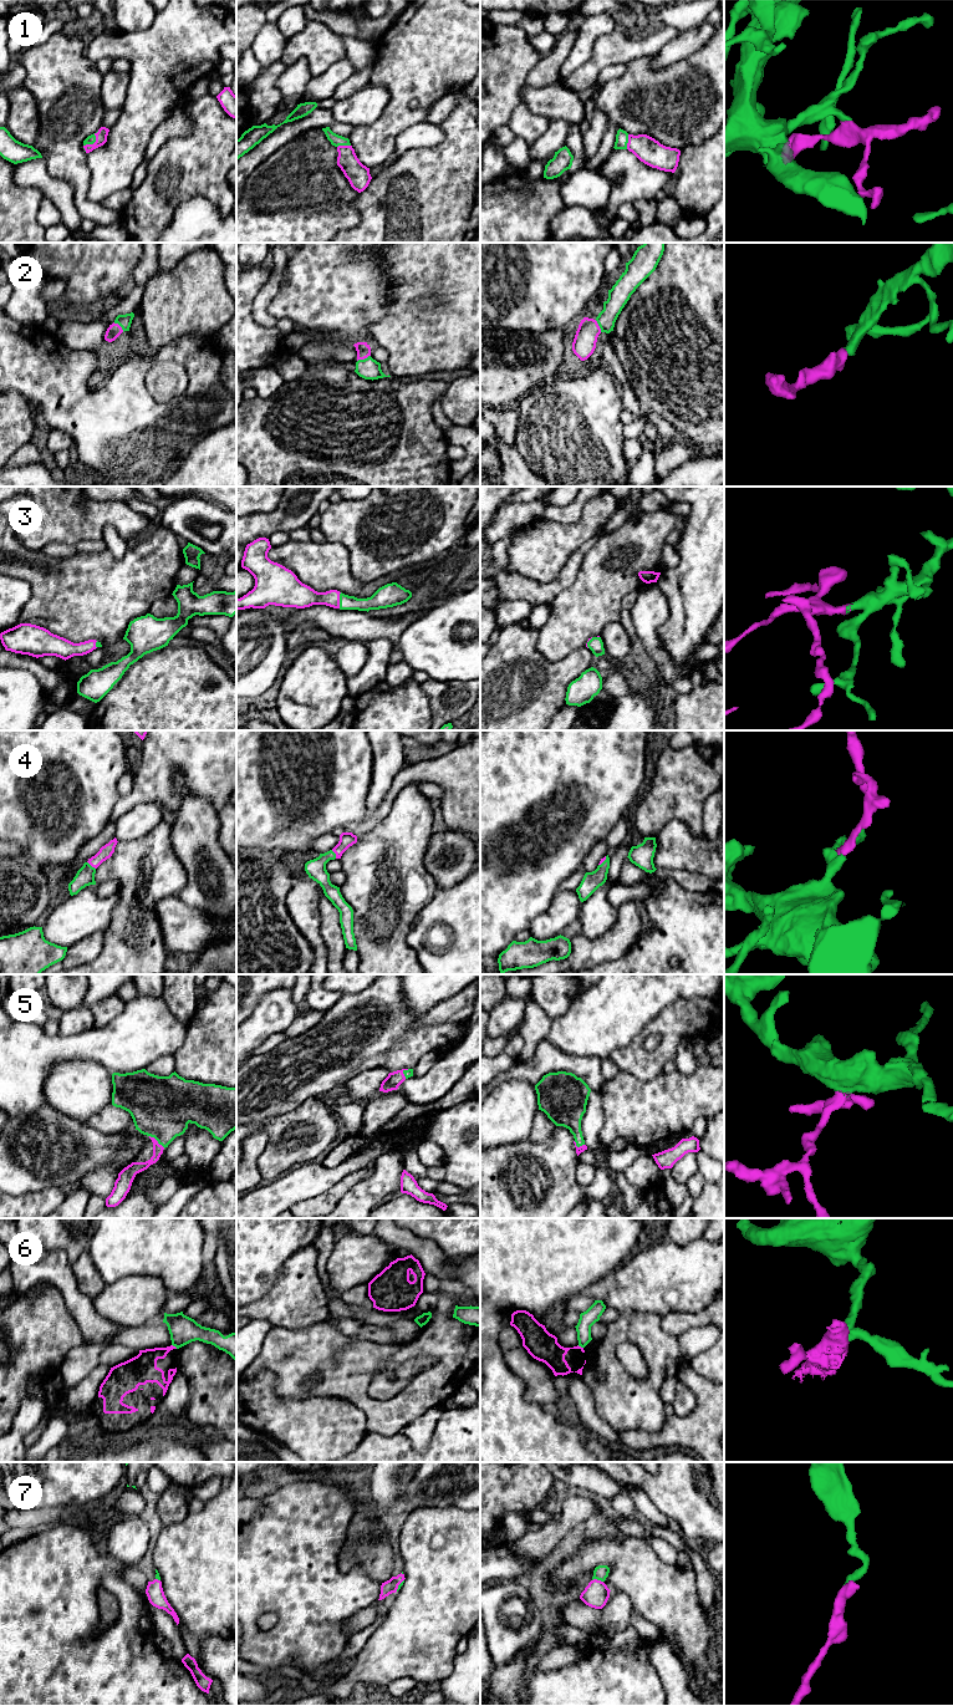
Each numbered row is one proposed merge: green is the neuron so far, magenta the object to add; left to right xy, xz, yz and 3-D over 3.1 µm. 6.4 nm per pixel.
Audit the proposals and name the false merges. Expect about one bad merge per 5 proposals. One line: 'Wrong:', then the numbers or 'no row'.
Wrong: 6

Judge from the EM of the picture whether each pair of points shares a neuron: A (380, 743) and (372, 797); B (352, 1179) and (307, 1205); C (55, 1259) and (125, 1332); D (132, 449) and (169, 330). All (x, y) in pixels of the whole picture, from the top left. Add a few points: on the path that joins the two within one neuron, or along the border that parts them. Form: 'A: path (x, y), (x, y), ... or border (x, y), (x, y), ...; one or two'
A: path (381, 757), (381, 783); one
B: path (341, 1188), (325, 1203), (319, 1205); one
C: path (65, 1282), (74, 1299), (102, 1328); one
D: border (192, 335), (184, 335), (158, 350); two

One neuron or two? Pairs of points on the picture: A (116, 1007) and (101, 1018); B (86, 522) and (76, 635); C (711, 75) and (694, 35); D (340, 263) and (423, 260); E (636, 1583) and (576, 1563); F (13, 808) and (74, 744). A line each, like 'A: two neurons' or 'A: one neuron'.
A: one neuron
B: two neurons
C: two neurons
D: two neurons
E: one neuron
F: one neuron

